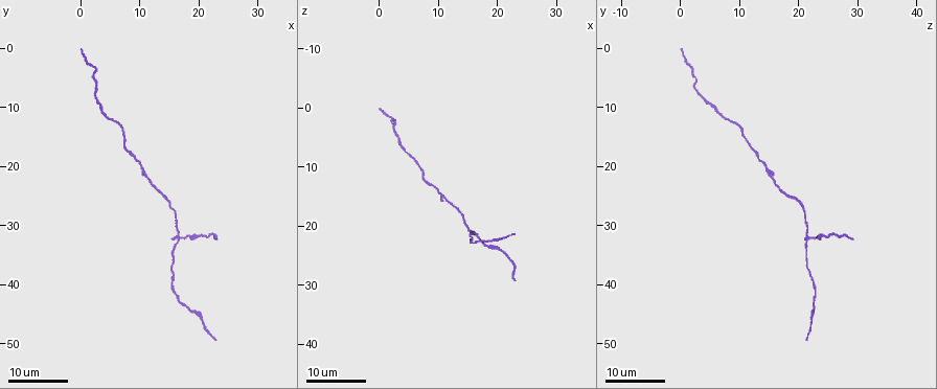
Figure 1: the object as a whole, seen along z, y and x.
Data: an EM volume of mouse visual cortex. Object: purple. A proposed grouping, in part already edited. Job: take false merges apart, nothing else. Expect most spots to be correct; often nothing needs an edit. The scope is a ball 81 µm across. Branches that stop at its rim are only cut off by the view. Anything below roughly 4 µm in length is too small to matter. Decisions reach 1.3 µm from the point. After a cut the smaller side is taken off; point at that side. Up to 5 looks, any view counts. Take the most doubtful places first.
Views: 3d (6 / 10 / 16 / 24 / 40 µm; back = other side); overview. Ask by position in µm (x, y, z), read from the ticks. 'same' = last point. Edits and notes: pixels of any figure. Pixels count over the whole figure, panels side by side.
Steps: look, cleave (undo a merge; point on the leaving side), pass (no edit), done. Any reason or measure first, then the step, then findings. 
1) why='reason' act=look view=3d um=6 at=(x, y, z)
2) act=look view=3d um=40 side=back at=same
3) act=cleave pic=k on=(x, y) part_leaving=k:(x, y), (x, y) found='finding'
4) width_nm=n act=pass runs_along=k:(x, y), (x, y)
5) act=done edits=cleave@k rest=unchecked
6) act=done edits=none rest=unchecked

why='four or more arms meet' act=look view=3d um=24 at=(16.5, 32.0, 21.5)

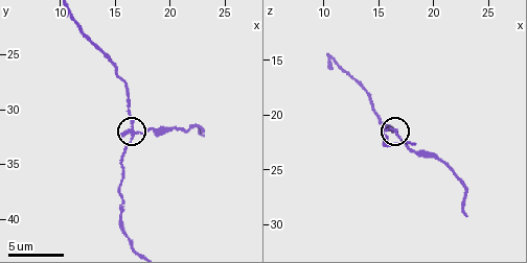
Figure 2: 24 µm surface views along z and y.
act=look view=3d um=6 at=(16.6, 32.4, 21.6)

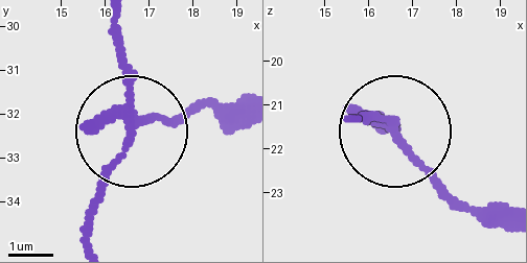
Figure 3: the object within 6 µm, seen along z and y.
side_arm_um=12 act=cleave pic=3 on=(164, 122) part_leaving=3:(128, 114), (239, 102) found='two cells meet here'

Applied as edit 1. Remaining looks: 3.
act=look view=overview

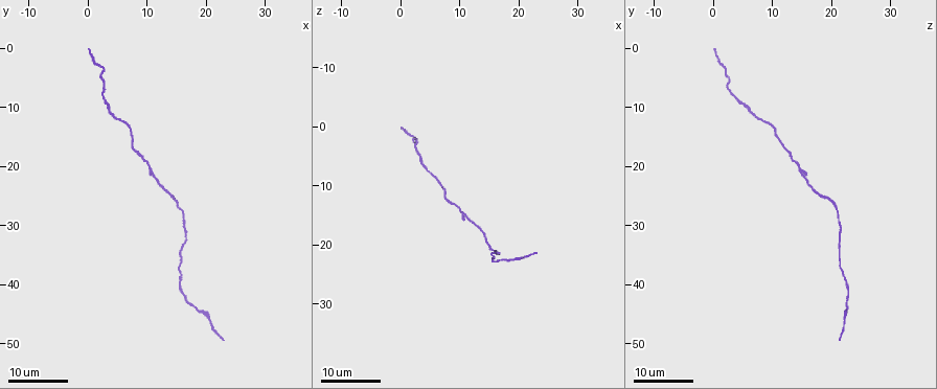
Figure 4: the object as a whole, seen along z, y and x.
act=look view=3d um=16 at=(15.5, 39.0, 22.0)

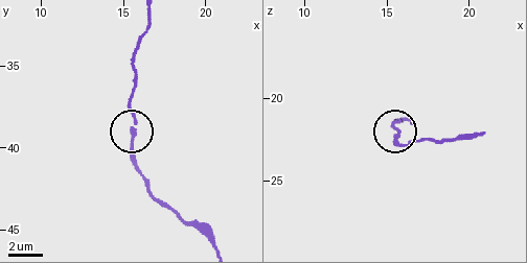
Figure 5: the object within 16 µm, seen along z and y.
act=look view=3d um=10 at=(15.7, 39.1, 22.2)

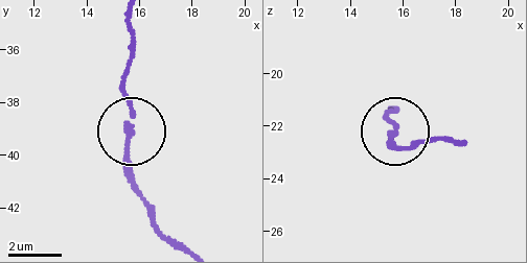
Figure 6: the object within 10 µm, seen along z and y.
act=pass found='all the same cell'

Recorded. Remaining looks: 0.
act=done edits=cleave@3 rest=unchecked

